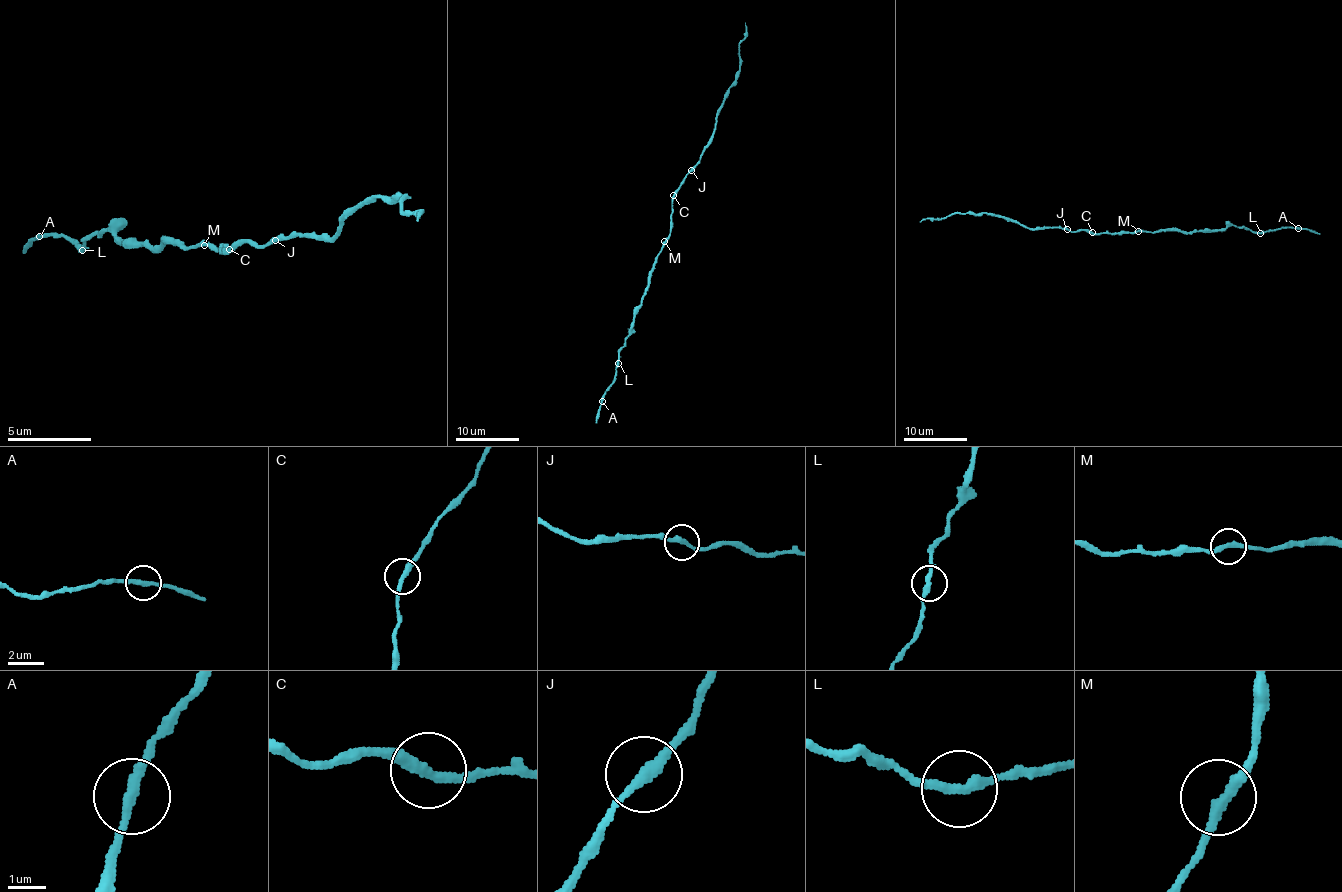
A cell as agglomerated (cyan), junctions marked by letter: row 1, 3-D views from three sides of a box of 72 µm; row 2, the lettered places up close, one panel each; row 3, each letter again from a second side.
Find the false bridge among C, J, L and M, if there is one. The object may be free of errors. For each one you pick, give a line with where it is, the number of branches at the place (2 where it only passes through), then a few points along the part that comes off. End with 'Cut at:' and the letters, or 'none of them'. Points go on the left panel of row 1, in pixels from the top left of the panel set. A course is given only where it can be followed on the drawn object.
Cut at: none of them

